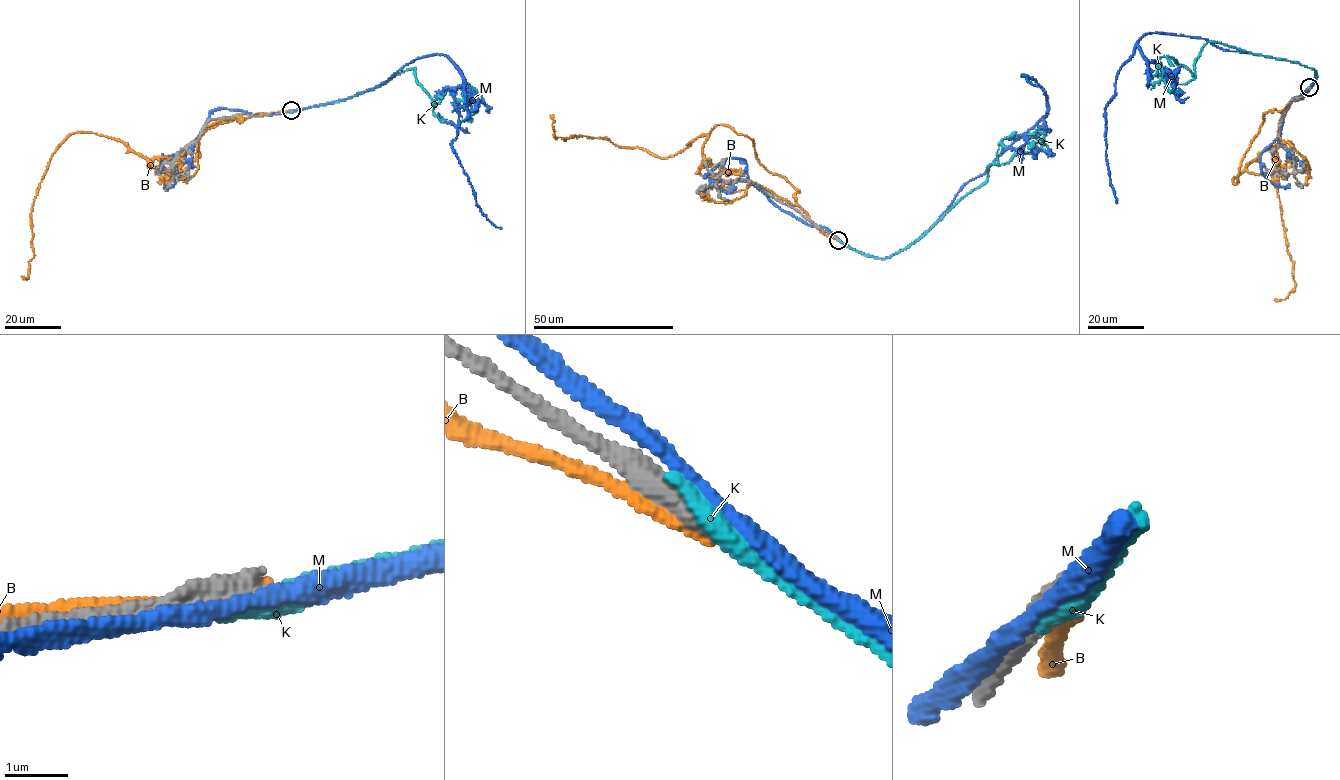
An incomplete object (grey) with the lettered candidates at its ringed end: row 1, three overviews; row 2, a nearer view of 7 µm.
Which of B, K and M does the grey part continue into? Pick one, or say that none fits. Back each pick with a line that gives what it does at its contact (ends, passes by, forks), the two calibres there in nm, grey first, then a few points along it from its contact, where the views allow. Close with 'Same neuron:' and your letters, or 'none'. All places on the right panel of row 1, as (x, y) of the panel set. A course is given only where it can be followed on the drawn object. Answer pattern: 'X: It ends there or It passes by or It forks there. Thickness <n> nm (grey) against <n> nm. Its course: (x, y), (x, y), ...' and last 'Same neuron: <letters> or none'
Same neuron: none

